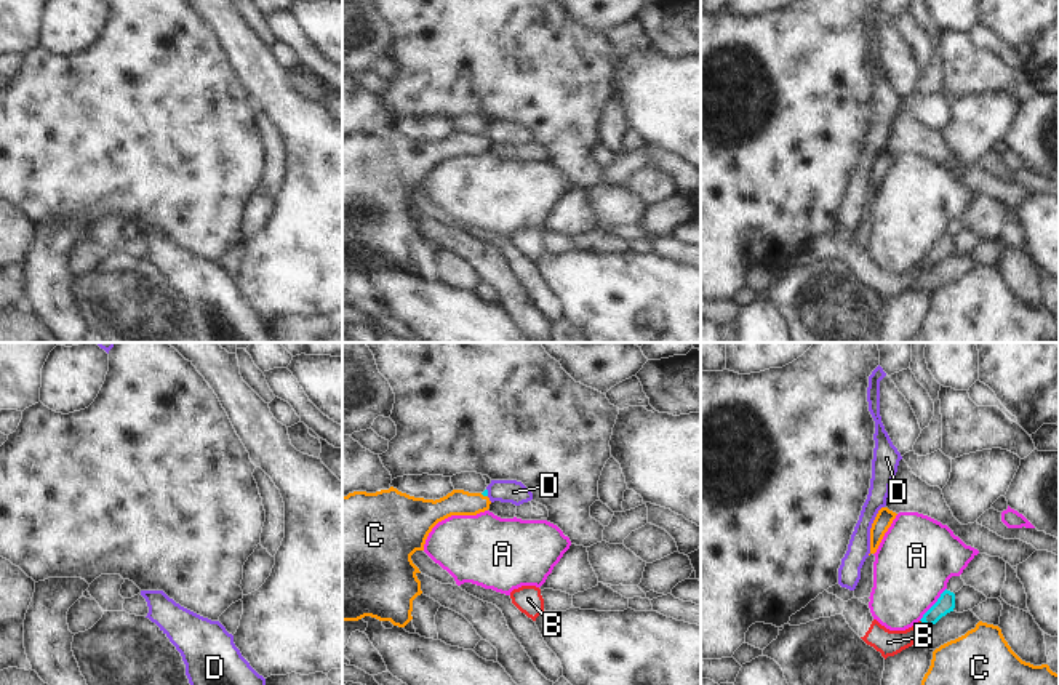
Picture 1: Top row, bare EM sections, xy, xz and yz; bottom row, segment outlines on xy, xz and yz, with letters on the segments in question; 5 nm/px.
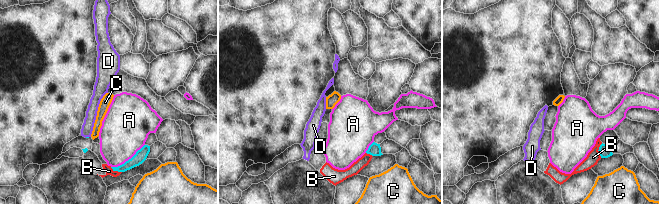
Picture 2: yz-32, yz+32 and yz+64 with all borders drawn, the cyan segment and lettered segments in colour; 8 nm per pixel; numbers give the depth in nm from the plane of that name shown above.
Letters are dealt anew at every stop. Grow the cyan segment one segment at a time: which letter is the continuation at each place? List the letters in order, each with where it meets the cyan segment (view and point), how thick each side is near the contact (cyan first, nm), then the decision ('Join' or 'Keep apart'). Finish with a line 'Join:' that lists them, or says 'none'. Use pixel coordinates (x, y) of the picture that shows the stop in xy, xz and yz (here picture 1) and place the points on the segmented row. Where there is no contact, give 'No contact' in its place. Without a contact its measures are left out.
A: Touches cyan at yz (935, 604). Thickness 90 nm (cyan) against 400 nm. Keep apart
B: Touches cyan at yz (925, 623). Thickness 90 nm (cyan) against 130 nm. Keep apart
C: Touches cyan at xz (483, 495). Thickness 30 nm (cyan) against 130 nm. Keep apart
D: Touches cyan at xz (487, 492). Thickness 30 nm (cyan) against 120 nm. Keep apart
Join: none.

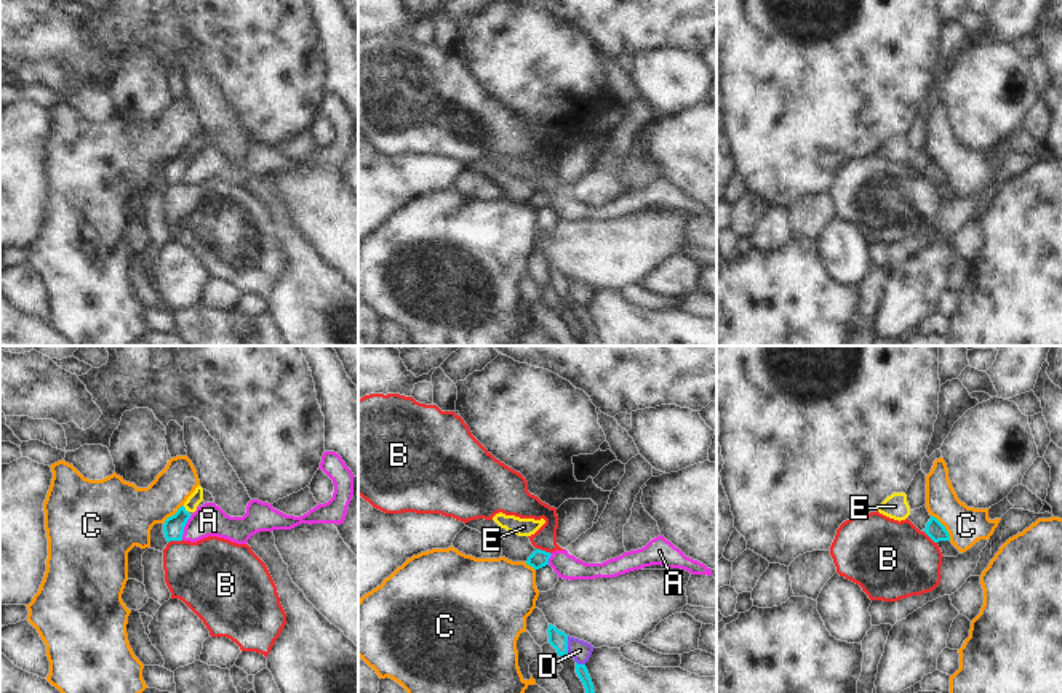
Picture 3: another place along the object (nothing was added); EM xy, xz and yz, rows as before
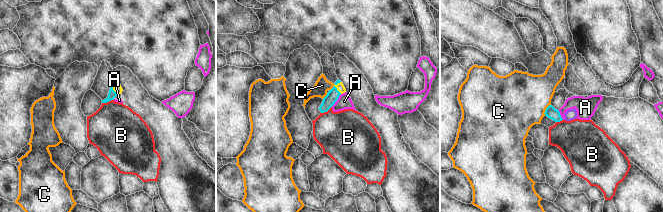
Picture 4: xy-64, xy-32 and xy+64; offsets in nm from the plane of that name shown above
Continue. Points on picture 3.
A: Touches cyan at xy (184, 525). Thickness 110 nm (cyan) against 160 nm. Keep apart
B: Touches cyan at xz (544, 551). Thickness 90 nm (cyan) against 130 nm. Keep apart
C: Touches cyan at yz (944, 527). Thickness 90 nm (cyan) against 190 nm. Keep apart
D: Touches cyan at xz (566, 644). Thickness 90 nm (cyan) against 100 nm. Keep apart
E: Touches cyan at xy (184, 509). Thickness 110 nm (cyan) against 70 nm. Join
Join: E.

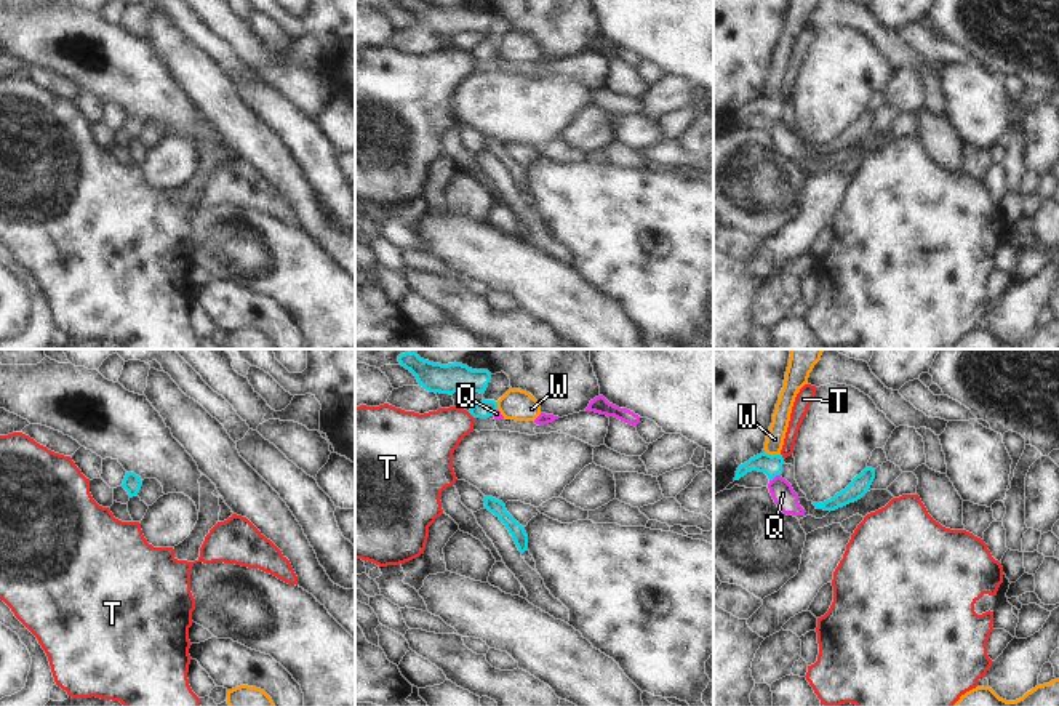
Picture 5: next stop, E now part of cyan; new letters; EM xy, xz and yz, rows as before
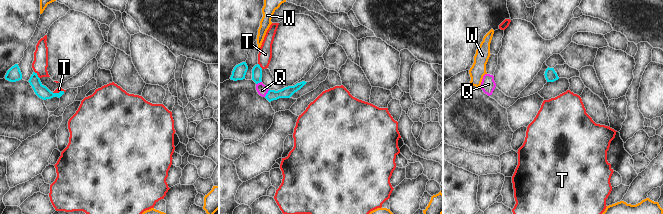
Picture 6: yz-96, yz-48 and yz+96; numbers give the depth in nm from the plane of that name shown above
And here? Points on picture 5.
Q: Touches cyan at yz (775, 476). Thickness 100 nm (cyan) against 120 nm. Keep apart
T: Touches cyan at xz (472, 415). Thickness 90 nm (cyan) against 260 nm. Keep apart
W: Touches cyan at yz (770, 455). Thickness 100 nm (cyan) against 90 nm. Keep apart
Join: none.

